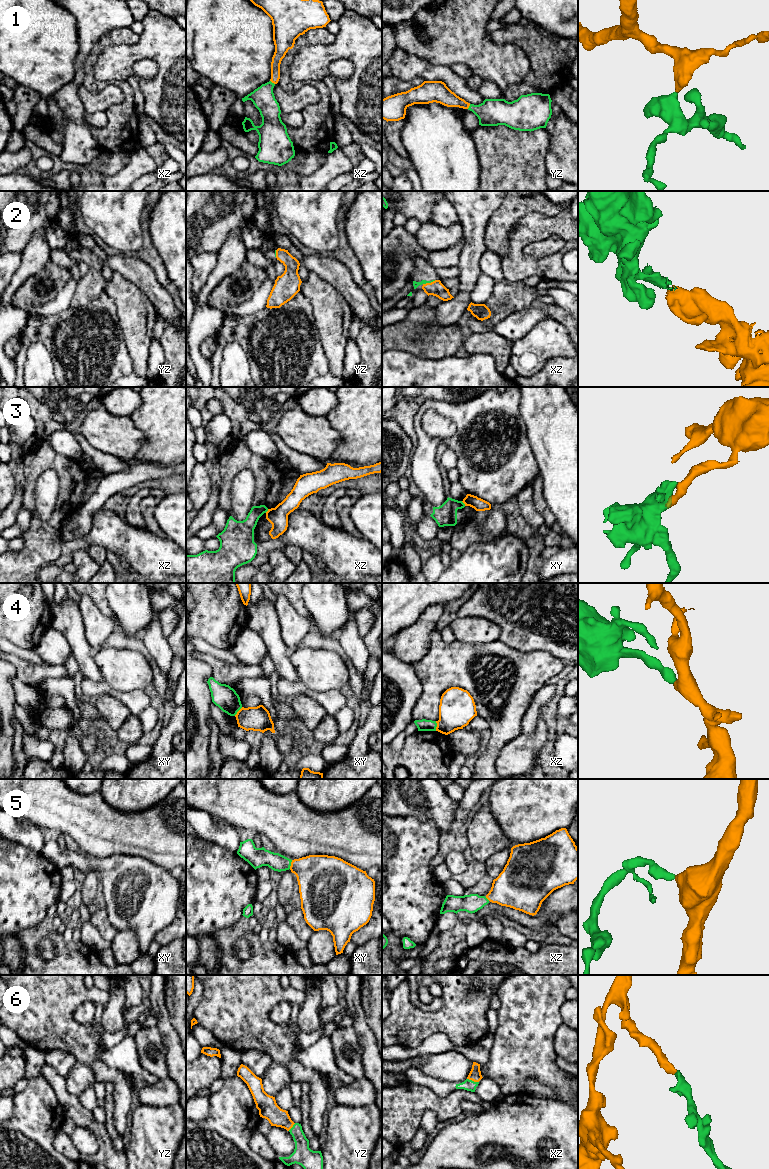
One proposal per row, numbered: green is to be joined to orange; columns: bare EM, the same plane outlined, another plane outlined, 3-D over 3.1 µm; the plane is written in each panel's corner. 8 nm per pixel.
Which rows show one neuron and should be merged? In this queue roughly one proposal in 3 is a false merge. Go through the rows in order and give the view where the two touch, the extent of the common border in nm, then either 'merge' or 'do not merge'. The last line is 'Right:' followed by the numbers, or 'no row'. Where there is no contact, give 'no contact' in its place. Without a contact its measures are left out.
1: meets orange in xz; contact 50 nm long; merge
2: meets orange in xz; contact 110 nm long; merge
3: meets orange in xy; contact 50 nm long; do not merge
4: meets orange in xz; contact 80 nm long; do not merge
5: meets orange in xy; contact 80 nm long; merge
6: meets orange in xz; contact 100 nm long; merge
Right: 1, 2, 5, 6

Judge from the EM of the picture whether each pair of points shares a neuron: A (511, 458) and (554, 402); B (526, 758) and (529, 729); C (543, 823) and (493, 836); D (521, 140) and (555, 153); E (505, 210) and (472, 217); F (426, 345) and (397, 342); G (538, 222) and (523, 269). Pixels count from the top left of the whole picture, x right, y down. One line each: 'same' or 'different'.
A: different
B: different
C: different
D: different
E: different
F: same
G: same

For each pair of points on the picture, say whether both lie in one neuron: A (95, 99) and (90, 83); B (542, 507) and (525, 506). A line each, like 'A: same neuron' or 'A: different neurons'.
A: different neurons
B: different neurons

